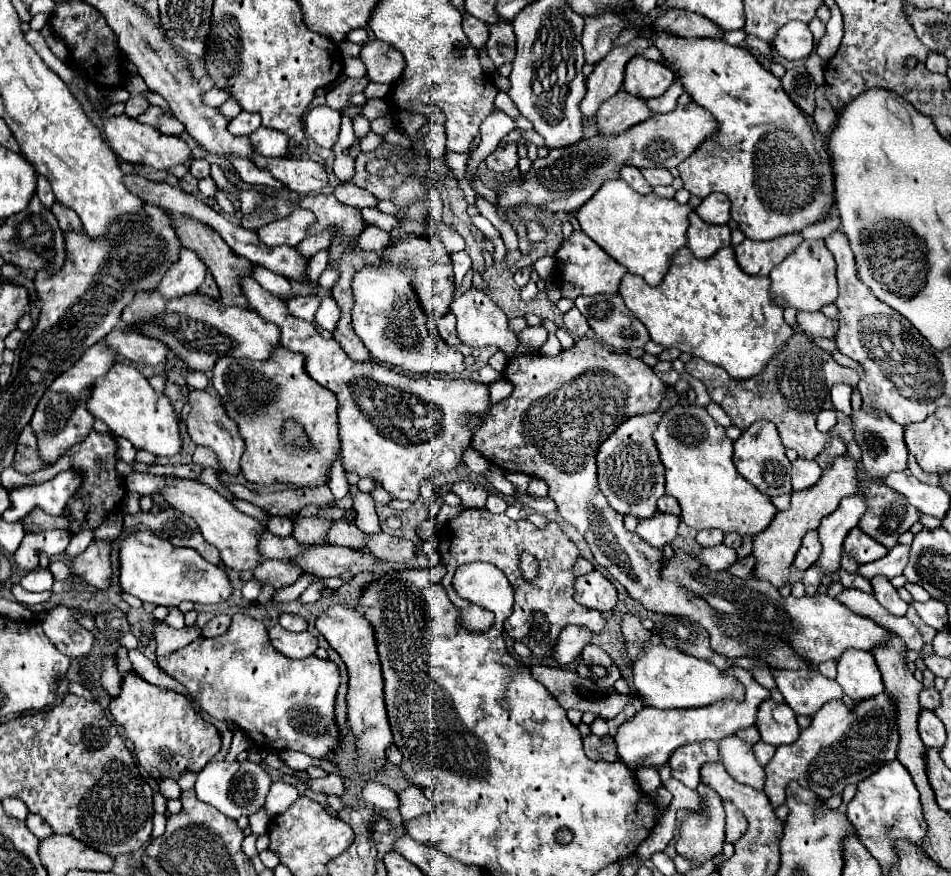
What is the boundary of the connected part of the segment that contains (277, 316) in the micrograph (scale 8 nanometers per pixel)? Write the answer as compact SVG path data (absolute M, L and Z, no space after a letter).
M252 276L240 278L240 290L248 300L250 308L256 310L264 320L280 326L280 344L292 352L302 352L306 356L306 372L324 388L332 390L338 398L338 422L340 422L340 444L342 444L342 462L344 470L356 472L358 476L372 474L378 478L380 486L386 488L394 498L414 502L420 494L420 484L424 478L434 476L436 472L454 470L462 464L462 452L470 444L472 432L466 426L470 414L486 414L490 410L490 386L478 384L472 380L438 380L438 378L408 378L396 374L392 368L386 368L378 362L354 362L342 350L340 342L334 338L324 340L312 326L312 322L292 316L286 308L286 302L272 296L264 290Z

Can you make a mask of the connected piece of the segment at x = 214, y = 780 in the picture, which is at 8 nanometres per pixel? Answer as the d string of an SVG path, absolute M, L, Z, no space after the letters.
M212 760L198 772L194 790L196 790L198 800L202 800L204 804L214 806L222 814L238 820L240 816L250 816L262 808L270 784L272 784L272 780L266 774L266 770L250 760L244 760L244 762L236 762L236 760L234 762L226 762L226 760L216 762L216 760Z

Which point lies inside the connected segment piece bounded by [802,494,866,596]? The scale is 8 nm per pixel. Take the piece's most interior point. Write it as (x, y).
(833, 530)

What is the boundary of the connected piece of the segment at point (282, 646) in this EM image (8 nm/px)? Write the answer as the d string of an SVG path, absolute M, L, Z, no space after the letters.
M272 626L268 630L272 646L288 658L308 658L318 648L316 638L310 632L288 632L282 626Z

